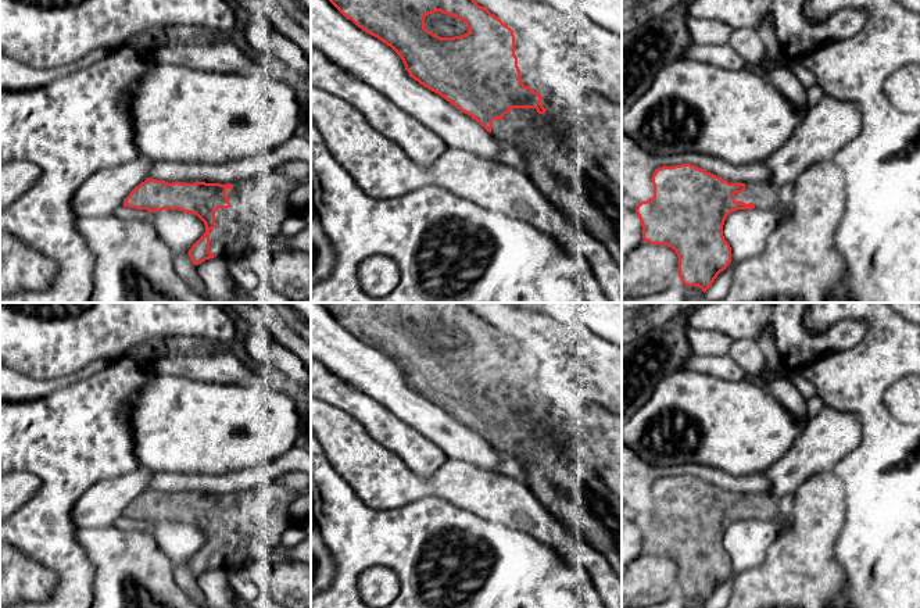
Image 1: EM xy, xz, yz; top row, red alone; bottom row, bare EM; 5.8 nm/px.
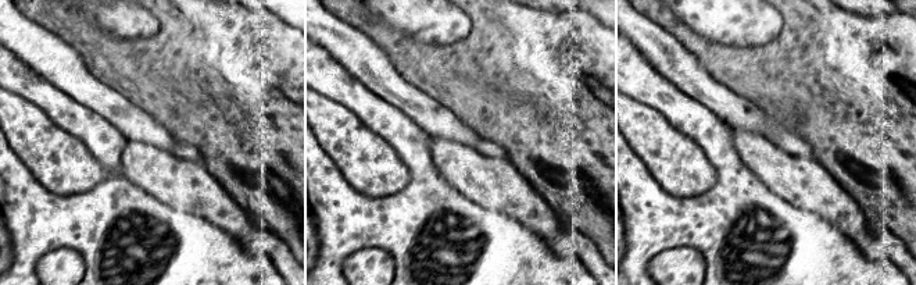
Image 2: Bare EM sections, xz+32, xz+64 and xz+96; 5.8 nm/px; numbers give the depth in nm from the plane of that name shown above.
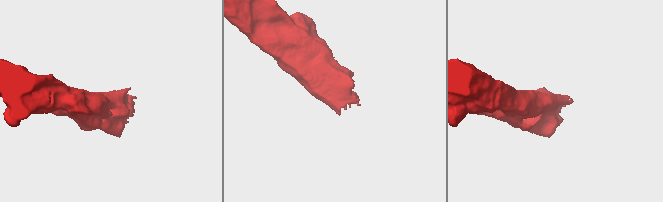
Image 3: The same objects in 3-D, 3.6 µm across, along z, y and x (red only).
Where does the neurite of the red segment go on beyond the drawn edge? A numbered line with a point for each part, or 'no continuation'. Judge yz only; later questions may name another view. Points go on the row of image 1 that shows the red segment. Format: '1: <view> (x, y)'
1: yz (765, 196)

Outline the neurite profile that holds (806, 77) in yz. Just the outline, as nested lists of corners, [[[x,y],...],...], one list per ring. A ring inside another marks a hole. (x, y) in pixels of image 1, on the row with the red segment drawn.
[[[788,61],[787,65],[797,75],[797,78],[799,79],[805,89],[809,89],[813,85],[816,85],[815,74],[810,69],[808,69],[802,64],[802,61]]]

